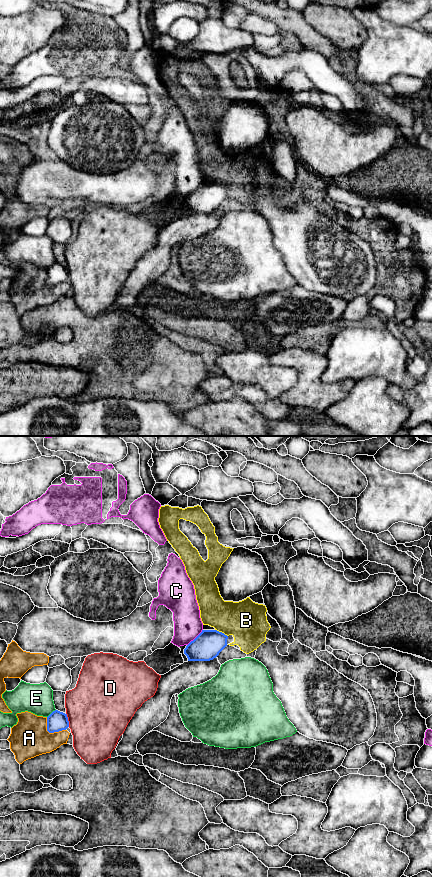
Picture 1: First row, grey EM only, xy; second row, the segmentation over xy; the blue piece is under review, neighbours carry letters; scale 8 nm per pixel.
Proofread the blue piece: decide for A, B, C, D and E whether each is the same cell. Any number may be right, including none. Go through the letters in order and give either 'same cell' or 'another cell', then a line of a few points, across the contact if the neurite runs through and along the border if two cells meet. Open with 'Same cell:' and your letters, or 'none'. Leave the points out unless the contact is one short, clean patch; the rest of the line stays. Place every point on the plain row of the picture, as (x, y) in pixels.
Same cell: none
A: another cell
B: another cell; line xy (215, 181), (227, 188)
C: another cell
D: another cell
E: another cell

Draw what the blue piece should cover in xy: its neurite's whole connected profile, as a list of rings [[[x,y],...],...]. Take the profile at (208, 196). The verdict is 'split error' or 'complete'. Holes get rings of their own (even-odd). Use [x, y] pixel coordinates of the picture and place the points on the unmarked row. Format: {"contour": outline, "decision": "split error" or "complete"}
{"contour": [[[202,182],[184,201],[188,213],[210,213],[227,198],[228,188],[217,182]]], "decision": "complete"}

